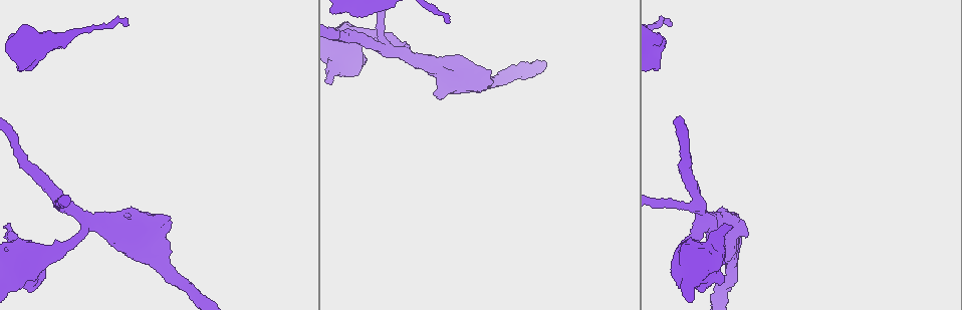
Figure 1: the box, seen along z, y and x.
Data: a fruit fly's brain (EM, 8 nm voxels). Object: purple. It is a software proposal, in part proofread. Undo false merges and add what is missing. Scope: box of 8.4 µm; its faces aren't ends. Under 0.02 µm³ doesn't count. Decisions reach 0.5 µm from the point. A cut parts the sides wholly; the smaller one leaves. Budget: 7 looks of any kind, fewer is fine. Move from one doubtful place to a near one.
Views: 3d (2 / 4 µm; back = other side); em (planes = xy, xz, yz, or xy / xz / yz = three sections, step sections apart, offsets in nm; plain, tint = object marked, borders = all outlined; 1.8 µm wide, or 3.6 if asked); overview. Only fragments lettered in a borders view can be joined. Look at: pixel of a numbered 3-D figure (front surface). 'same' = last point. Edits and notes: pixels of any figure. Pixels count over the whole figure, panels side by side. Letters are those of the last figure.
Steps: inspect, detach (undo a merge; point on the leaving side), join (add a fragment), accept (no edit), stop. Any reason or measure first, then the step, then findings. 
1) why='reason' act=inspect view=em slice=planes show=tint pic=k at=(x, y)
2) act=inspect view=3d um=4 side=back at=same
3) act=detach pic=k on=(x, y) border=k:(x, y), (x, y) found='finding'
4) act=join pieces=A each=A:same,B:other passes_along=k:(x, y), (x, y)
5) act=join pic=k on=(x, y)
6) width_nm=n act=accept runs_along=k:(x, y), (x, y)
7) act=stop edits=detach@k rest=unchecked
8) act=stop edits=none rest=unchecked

why='an open end' act=inspect view=em slice=xy step=16 show=borders pic=1 at=(670, 26)

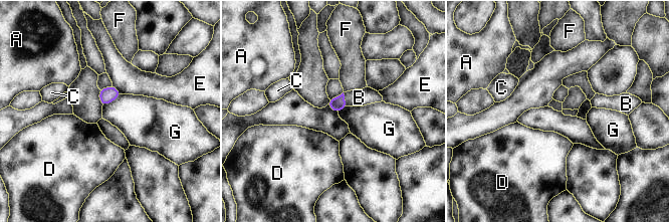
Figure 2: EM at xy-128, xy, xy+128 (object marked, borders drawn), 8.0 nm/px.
why='cut it another way' act=inspect view=em slice=planes show=borders at=same

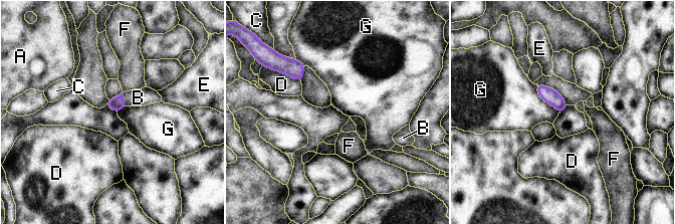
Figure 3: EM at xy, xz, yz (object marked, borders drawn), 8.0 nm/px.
act=join pieces=B each=A:other,B:same,C:other,D:other,E:other,F:other,G:other passes_along=3:(117, 103), (124, 99), (138, 97) found='it goes on there'

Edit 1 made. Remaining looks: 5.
act=inspect view=overview

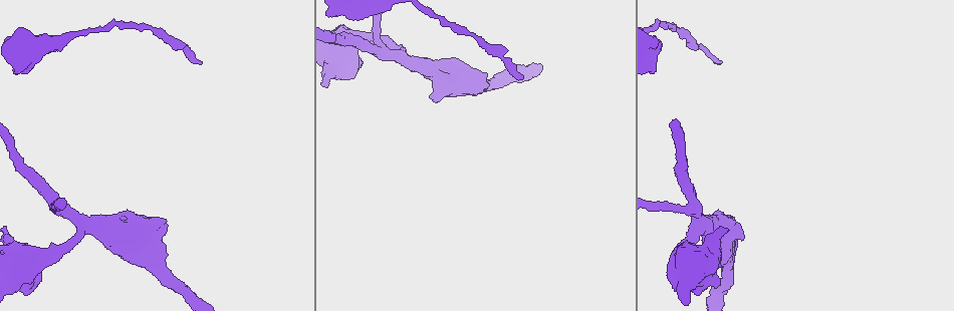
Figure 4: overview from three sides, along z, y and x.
why='an open end' act=inspect view=em slice=planes show=plain pic=4 at=(522, 79)

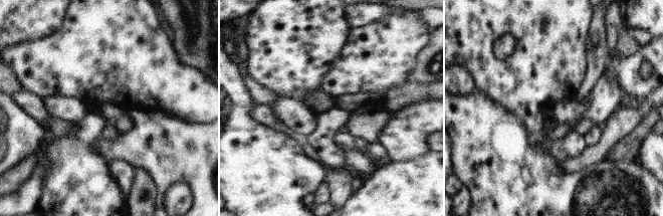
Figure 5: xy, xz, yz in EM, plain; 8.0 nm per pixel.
why='what lies round it' act=inspect view=em slice=planes show=borders at=same

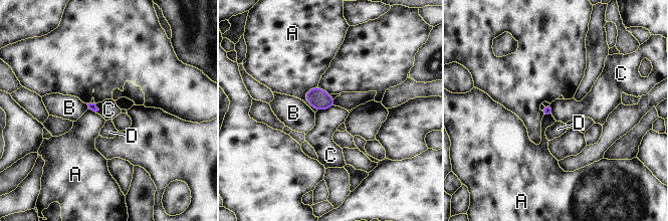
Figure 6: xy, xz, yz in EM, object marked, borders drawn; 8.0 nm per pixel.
act=accept each=A:other,B:other,C:other,D:other border=6:(335, 105), (317, 111) found='no lettered fragment goes on from it'

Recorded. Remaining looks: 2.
why='branch point' act=inspect view=em slice=planes show=borders pic=4 at=(379, 53)

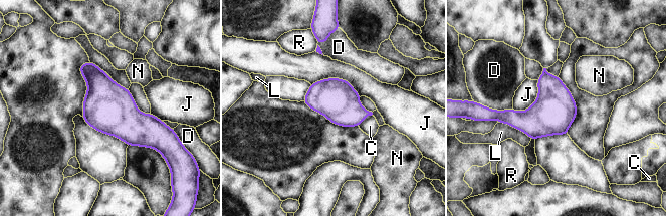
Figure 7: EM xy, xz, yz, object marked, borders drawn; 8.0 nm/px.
act=accept each=C:other,D:other,J:other,L:other,N:other,R:other border=7:(310, 83), (346, 79), (360, 96) found='one neuron here'

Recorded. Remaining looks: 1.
act=stop edits=join@3 rest=unchecked

